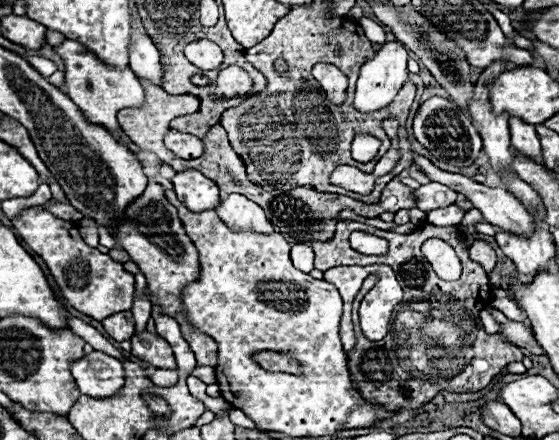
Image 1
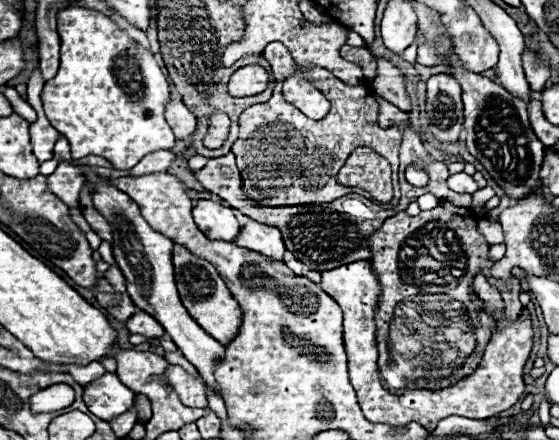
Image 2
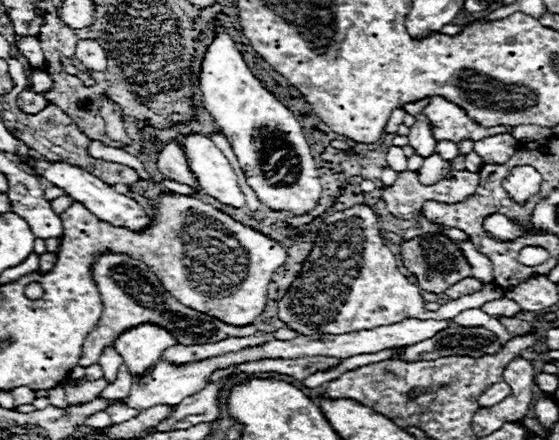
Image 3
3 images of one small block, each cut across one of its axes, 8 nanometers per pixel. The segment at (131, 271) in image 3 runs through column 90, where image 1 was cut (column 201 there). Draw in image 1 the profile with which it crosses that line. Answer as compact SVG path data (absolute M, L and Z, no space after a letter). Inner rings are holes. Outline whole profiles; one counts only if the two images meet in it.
M148 180L146 192L138 200L134 200L134 204L128 206L124 220L120 220L118 232L114 236L120 242L122 250L126 250L130 254L130 258L140 266L140 272L146 276L146 282L148 282L148 288L152 294L152 302L160 304L168 316L178 320L186 342L196 352L198 364L216 366L216 352L218 352L216 342L188 322L184 304L182 304L184 286L198 280L198 274L200 274L196 246L186 236L186 232L178 220L176 208L166 200L164 188L160 184L156 184L154 180Z

